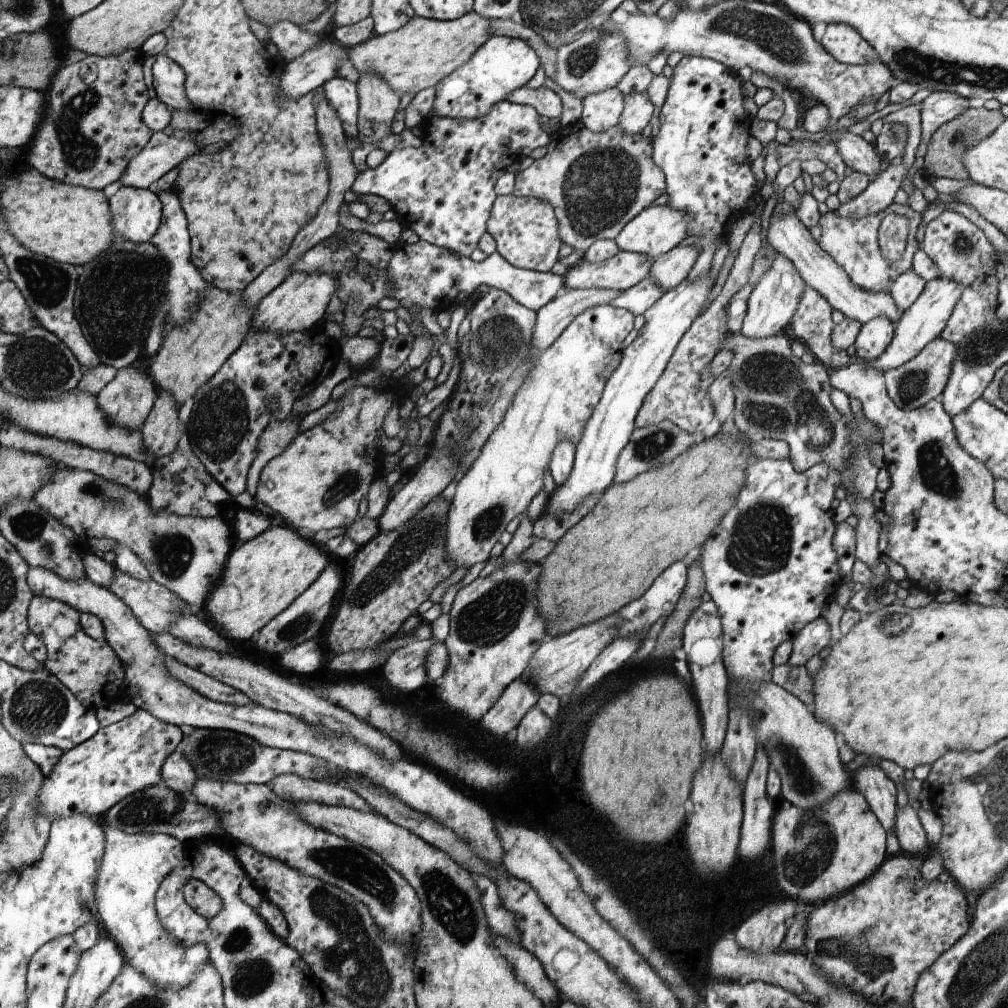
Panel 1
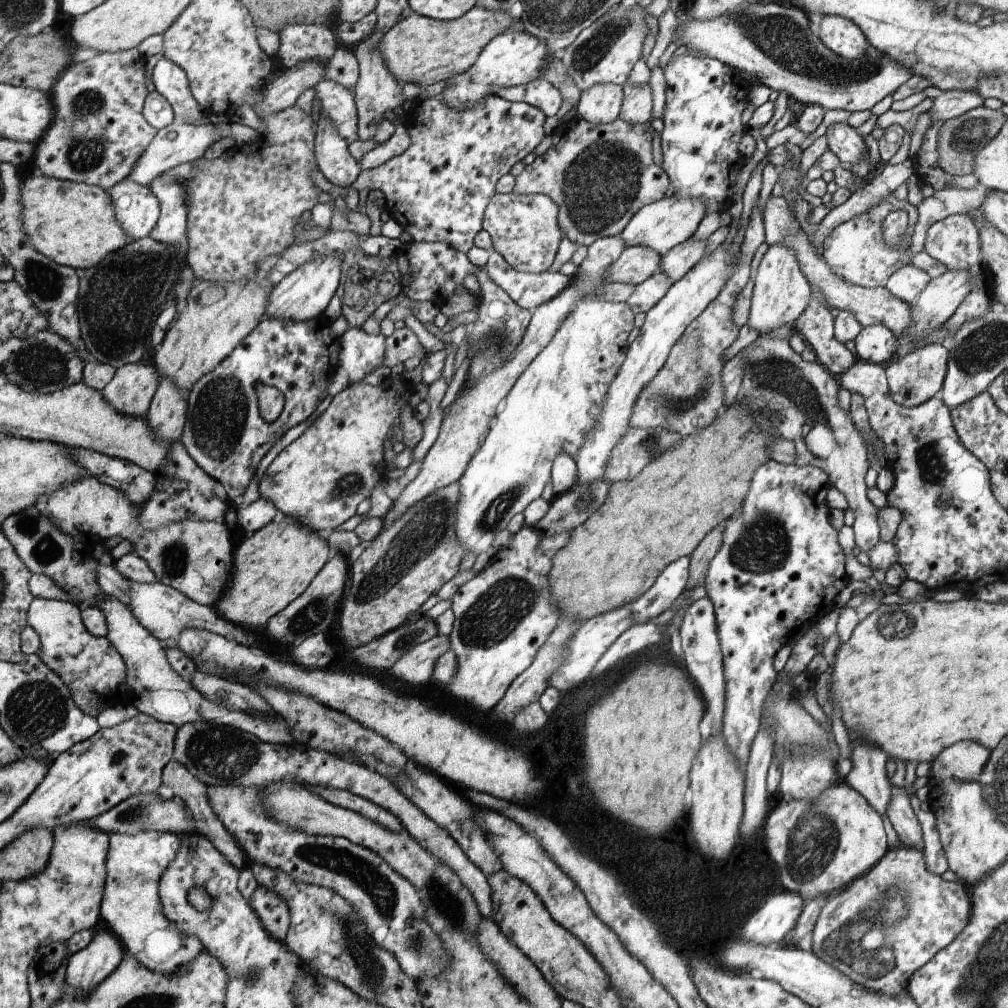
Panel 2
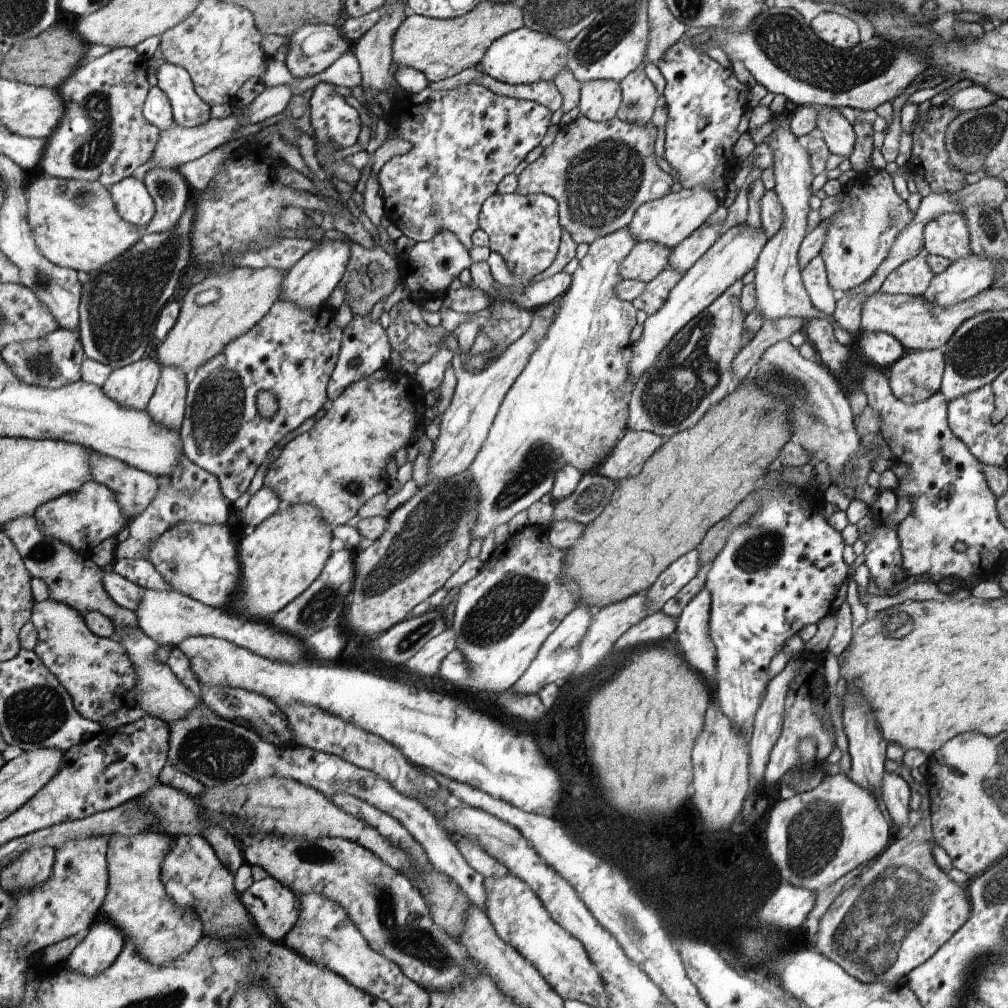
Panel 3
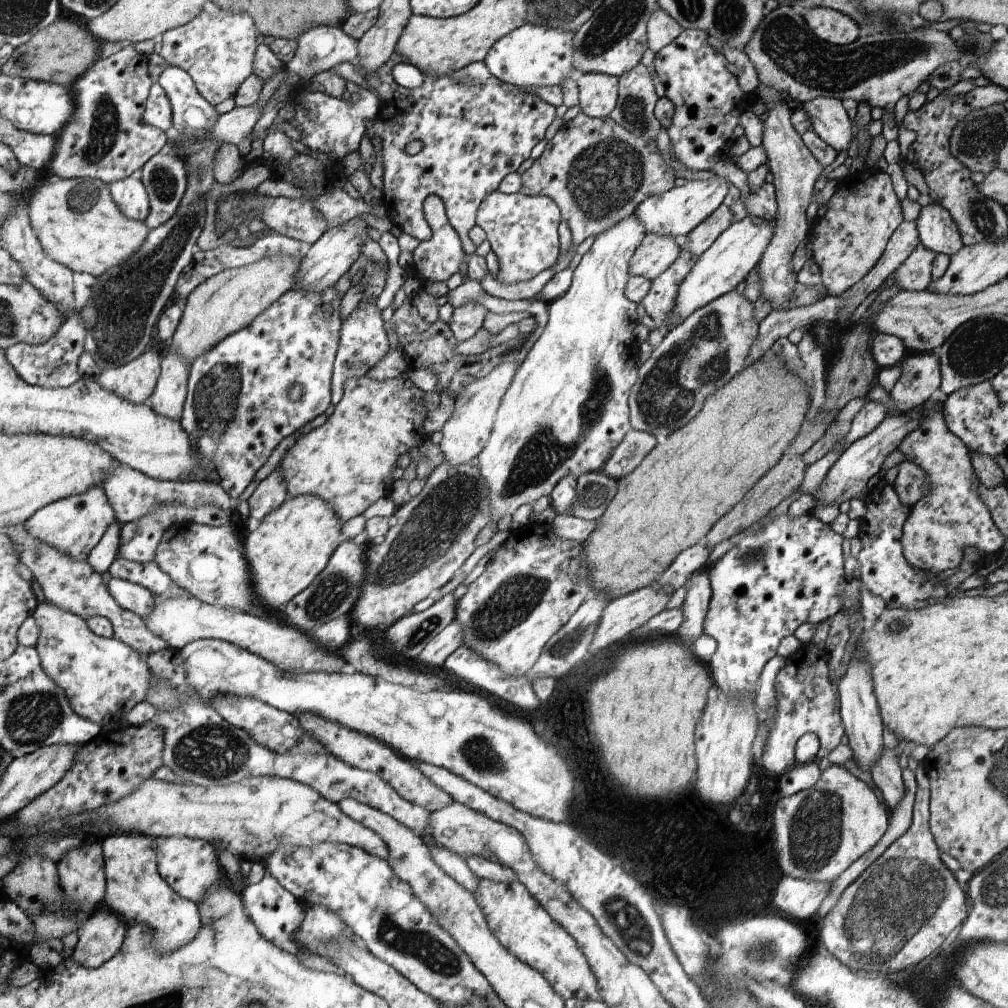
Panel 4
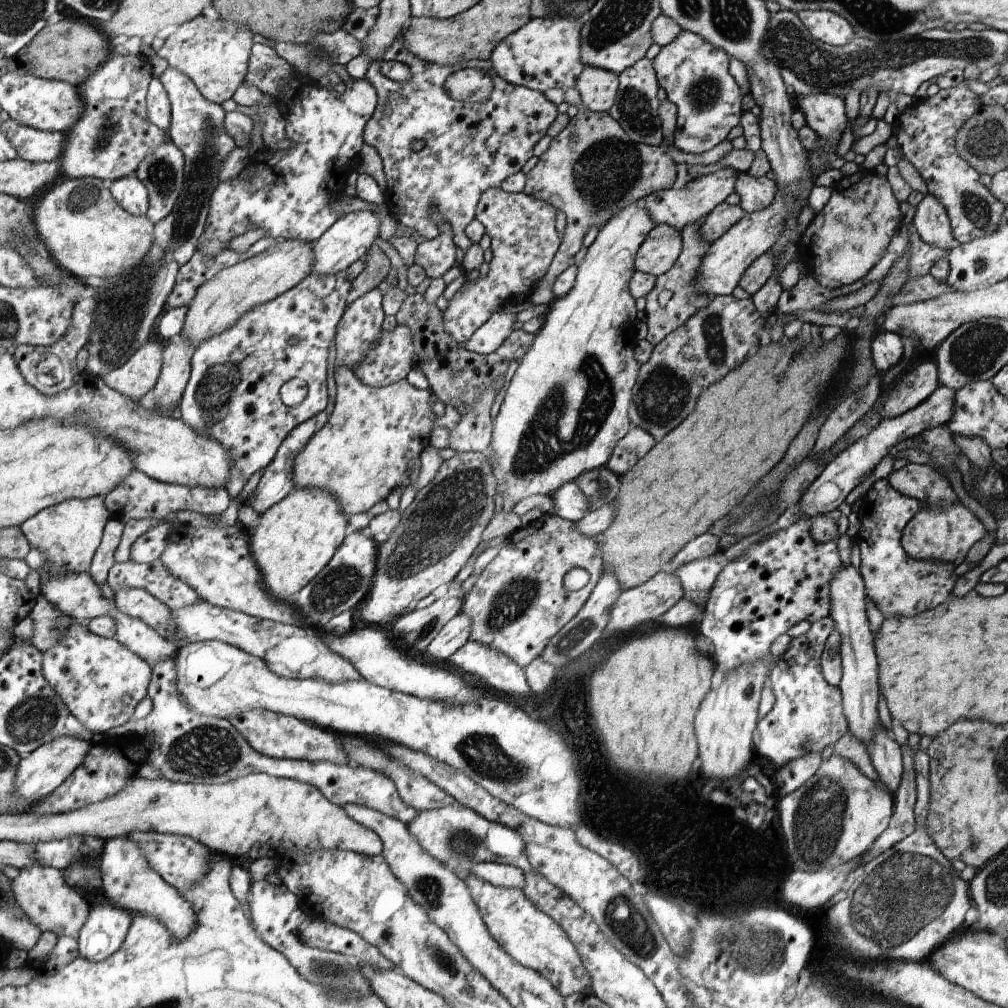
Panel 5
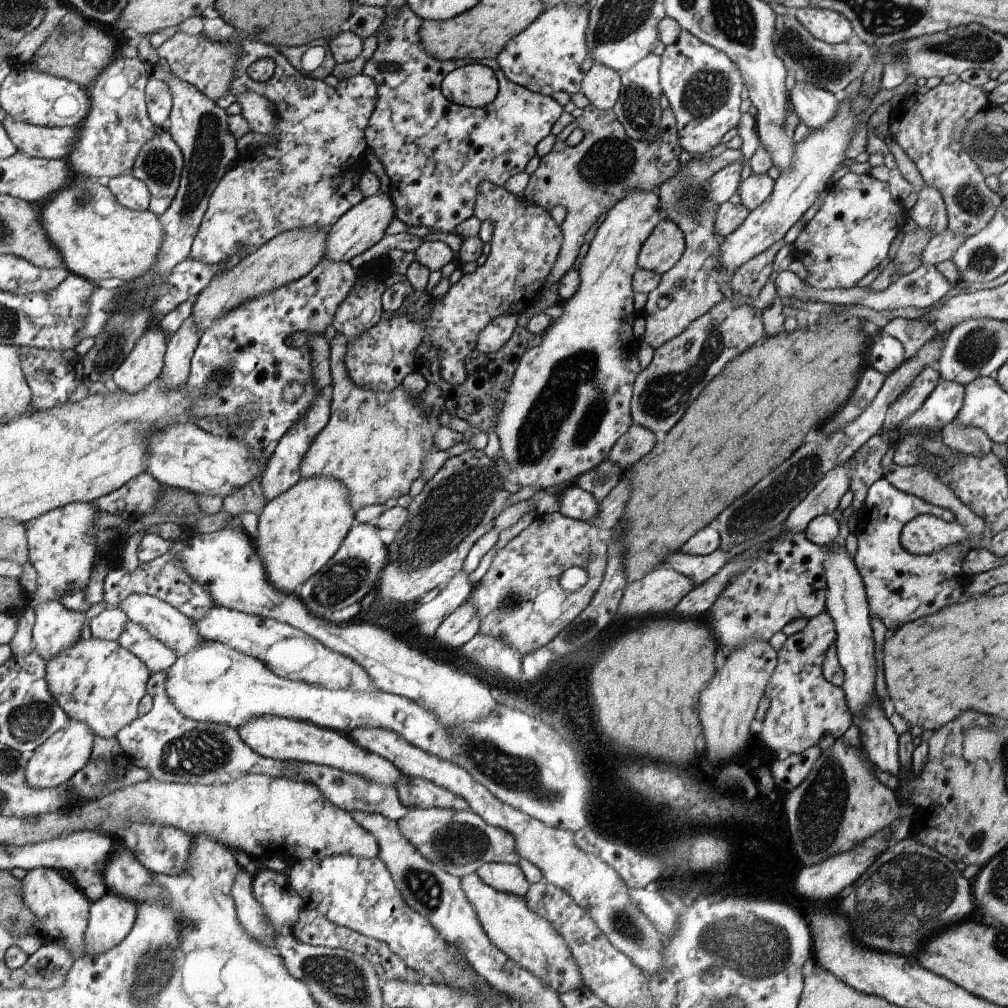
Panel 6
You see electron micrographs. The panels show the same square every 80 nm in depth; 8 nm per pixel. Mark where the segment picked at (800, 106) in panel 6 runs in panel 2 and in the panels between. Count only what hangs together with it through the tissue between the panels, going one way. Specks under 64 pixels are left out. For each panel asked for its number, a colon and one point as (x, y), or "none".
2: (844, 141)
3: (838, 134)
4: (830, 121)
5: (826, 114)

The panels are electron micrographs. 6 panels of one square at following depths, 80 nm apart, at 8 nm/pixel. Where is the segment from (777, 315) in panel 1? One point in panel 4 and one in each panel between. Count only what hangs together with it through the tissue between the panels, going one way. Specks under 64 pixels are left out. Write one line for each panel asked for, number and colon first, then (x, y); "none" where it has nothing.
2: (781, 292)
3: (780, 293)
4: (795, 170)

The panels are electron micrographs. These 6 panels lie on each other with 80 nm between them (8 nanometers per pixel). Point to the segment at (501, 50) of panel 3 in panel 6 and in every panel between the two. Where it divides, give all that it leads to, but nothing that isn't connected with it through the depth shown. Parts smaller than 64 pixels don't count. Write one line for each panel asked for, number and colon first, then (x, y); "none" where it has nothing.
4: (534, 55)
5: (546, 54)
6: (552, 55)

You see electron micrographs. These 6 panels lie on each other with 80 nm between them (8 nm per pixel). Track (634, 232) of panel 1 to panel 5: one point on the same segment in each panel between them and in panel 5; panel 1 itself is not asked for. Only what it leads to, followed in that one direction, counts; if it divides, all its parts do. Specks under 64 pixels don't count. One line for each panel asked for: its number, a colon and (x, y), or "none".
2: (663, 225)
3: (670, 220)
4: (676, 212)
5: (679, 207)

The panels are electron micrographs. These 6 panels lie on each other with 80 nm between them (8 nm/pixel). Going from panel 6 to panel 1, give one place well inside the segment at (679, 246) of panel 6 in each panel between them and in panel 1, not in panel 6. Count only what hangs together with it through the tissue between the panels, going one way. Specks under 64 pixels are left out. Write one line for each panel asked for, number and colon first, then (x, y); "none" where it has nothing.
1: (626, 269)
2: (636, 264)
3: (646, 260)
4: (656, 253)
5: (660, 250)

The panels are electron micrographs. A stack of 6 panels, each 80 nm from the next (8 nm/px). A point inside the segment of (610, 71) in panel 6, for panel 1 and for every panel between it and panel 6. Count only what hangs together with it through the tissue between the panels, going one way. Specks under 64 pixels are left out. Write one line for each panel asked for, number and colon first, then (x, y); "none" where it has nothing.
1: (600, 112)
2: (602, 104)
3: (599, 101)
4: (598, 93)
5: (598, 88)

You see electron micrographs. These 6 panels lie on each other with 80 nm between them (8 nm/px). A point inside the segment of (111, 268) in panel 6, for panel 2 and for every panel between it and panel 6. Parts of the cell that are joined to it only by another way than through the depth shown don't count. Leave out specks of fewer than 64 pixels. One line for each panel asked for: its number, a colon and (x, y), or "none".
2: (74, 224)
3: (75, 224)
4: (79, 225)
5: (82, 227)

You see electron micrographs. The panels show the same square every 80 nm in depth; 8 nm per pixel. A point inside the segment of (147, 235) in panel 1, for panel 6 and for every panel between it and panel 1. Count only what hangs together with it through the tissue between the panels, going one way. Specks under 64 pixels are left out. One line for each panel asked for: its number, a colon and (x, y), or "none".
2: (137, 208)
3: (136, 205)
4: (131, 194)
5: (132, 194)
6: (134, 194)

